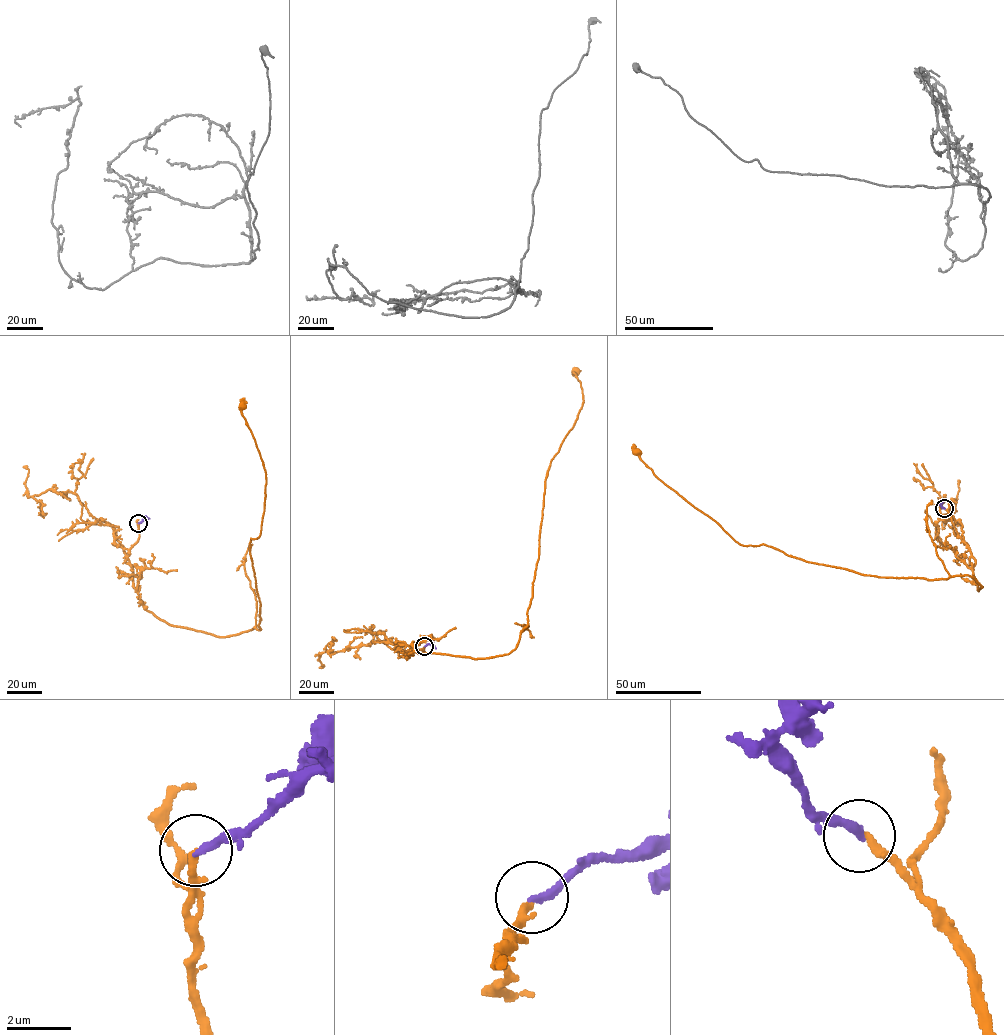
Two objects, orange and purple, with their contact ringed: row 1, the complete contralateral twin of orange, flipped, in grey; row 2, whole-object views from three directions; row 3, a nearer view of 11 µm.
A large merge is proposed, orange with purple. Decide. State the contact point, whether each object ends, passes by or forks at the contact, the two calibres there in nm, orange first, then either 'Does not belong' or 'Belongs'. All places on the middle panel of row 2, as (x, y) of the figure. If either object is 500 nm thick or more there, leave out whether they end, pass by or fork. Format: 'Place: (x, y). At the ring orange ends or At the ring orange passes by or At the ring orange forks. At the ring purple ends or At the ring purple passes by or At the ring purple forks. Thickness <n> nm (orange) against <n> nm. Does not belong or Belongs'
Place: (424, 646). At the ring orange ends. At the ring purple ends. Thickness 240 nm (orange) against 240 nm. Belongs

